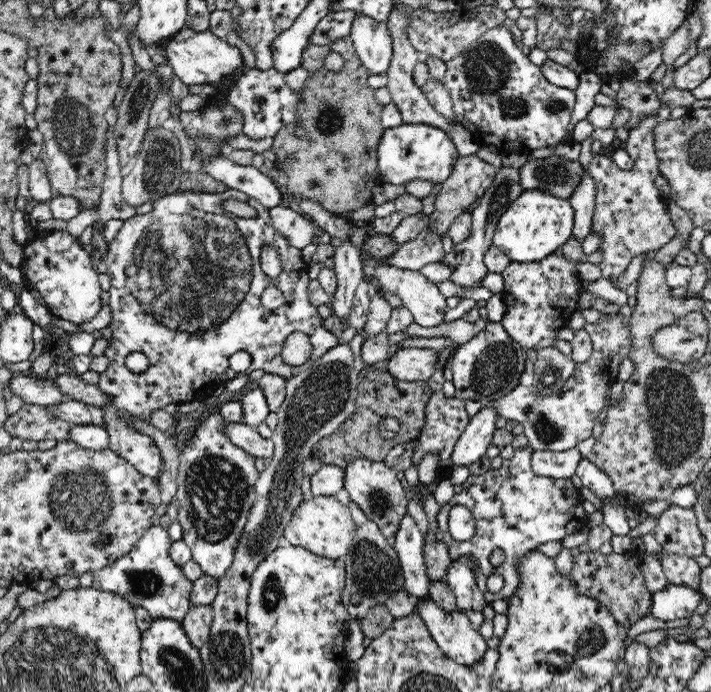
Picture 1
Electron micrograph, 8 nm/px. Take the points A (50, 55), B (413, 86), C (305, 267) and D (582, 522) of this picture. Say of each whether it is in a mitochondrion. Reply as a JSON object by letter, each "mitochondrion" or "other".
{"A":"other","B":"other","C":"other","D":"other"}

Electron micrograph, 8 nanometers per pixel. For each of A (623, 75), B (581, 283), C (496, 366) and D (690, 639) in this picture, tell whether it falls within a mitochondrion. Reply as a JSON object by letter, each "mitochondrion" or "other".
{"A":"other","B":"other","C":"mitochondrion","D":"other"}

